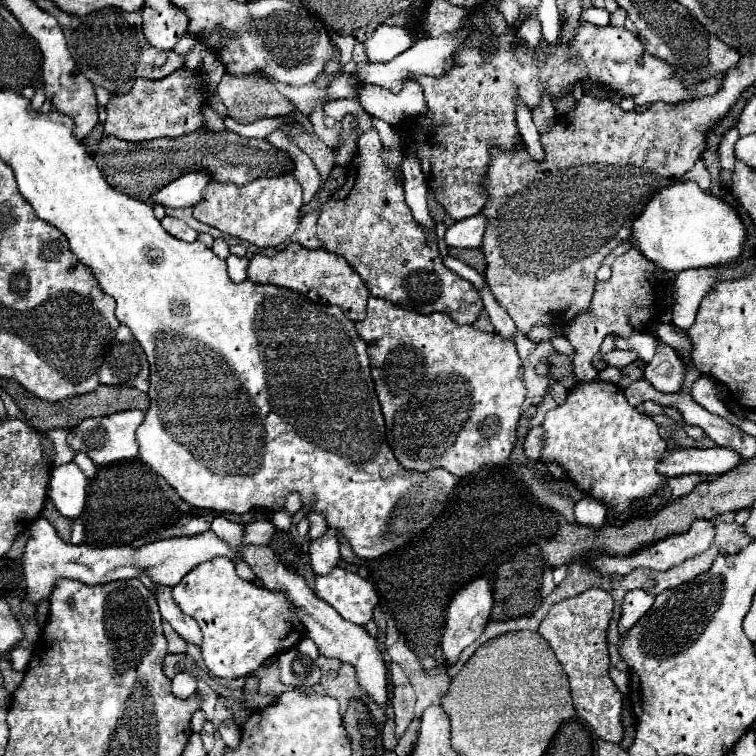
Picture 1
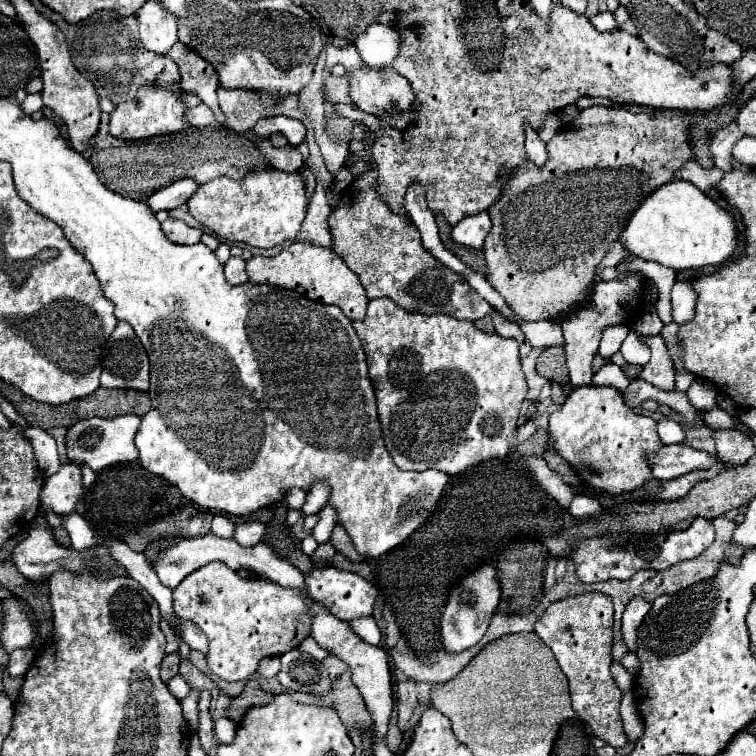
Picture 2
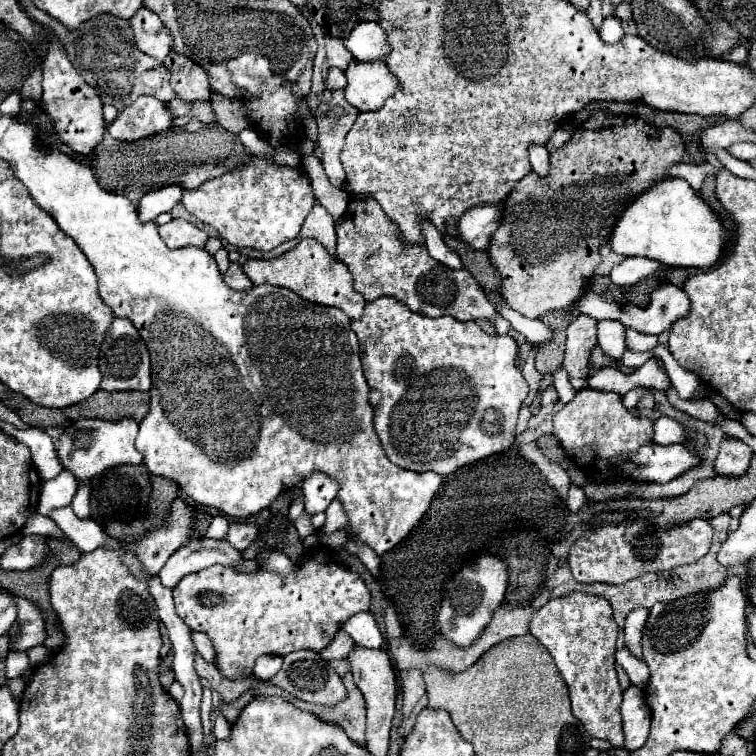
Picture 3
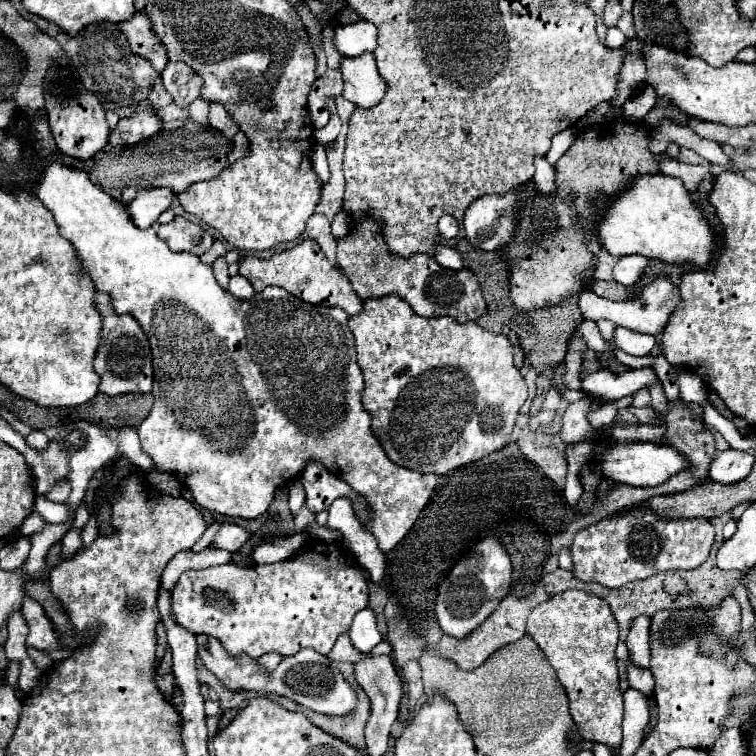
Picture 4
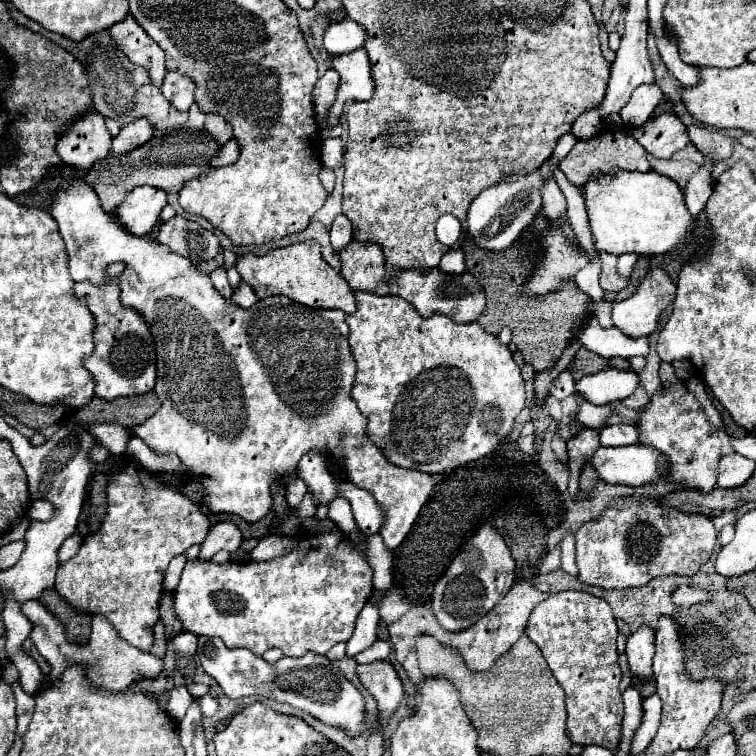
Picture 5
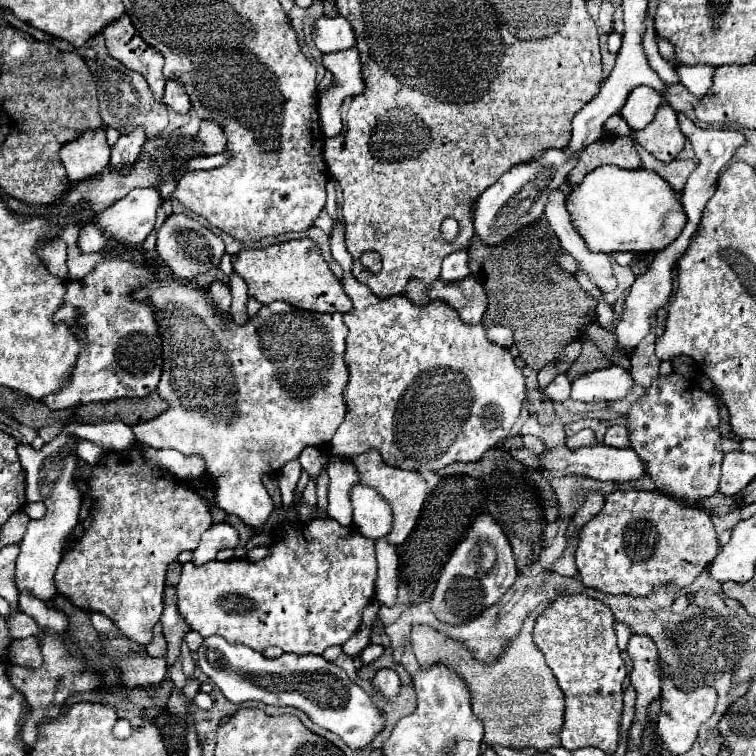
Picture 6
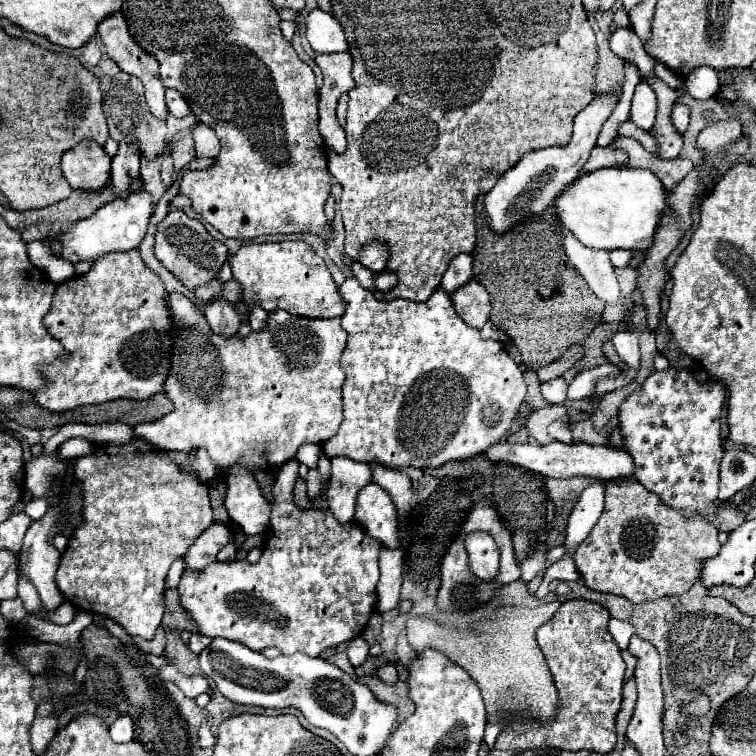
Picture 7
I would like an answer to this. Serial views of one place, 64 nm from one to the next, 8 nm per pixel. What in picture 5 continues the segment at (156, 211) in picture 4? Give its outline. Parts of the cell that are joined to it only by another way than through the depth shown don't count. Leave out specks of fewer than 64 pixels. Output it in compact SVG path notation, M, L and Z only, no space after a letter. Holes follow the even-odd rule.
M140 186L128 194L128 198L114 210L114 214L132 234L148 234L152 232L166 204L168 194L164 190L152 186Z

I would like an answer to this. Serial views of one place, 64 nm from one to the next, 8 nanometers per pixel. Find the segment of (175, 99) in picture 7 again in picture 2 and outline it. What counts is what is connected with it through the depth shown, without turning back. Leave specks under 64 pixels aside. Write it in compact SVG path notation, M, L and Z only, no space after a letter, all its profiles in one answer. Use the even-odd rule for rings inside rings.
M176 42L168 56L180 66L180 78L182 78L182 90L190 94L198 94L204 104L216 104L216 88L218 88L218 76L214 74L214 66L210 66L202 56L194 54L188 46L182 46L182 42Z

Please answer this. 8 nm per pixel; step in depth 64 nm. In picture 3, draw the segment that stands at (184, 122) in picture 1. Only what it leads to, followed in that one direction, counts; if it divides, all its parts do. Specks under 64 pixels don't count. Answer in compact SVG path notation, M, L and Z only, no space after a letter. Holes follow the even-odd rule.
M142 94L134 104L118 112L116 120L108 126L108 132L116 140L134 142L170 128L174 128L174 114L168 108L168 102Z

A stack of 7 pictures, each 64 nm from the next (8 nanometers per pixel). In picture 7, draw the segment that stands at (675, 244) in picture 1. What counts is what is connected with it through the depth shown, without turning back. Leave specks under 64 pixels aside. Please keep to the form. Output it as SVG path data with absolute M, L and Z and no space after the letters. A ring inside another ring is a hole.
M600 168L576 178L554 200L560 220L592 250L648 250L662 216L670 212L668 190L652 170Z

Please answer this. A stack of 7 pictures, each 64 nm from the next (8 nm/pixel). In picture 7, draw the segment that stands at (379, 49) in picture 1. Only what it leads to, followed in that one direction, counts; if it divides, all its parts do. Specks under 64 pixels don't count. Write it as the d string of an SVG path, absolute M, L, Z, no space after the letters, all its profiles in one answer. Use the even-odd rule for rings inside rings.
M312 10L306 16L306 36L308 36L310 46L318 54L348 50L348 42L346 42L342 24L328 12Z

